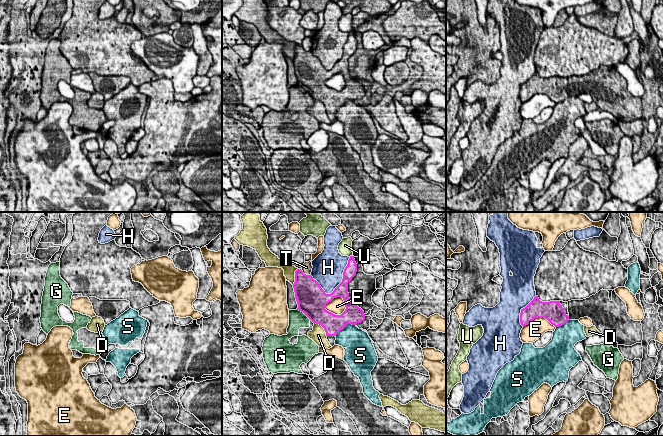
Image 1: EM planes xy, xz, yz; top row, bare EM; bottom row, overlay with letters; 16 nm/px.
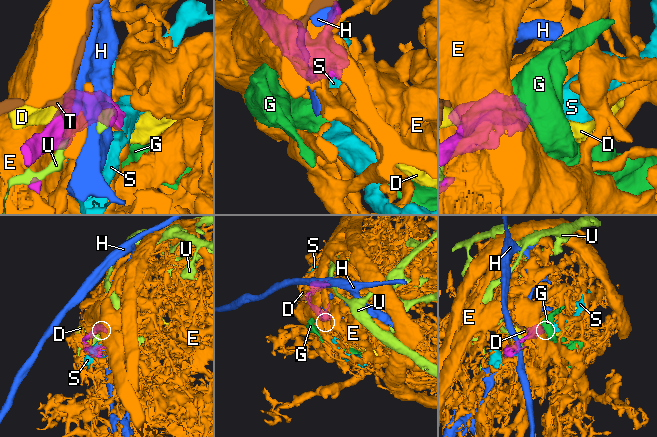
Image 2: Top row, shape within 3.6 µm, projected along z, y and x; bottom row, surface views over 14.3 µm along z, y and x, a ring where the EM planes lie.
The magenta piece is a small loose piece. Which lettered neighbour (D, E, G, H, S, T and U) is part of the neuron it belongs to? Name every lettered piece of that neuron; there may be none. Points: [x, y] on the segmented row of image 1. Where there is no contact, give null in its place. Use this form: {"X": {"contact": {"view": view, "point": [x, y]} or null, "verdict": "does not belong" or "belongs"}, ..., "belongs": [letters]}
{"D": {"contact": {"view": "xz", "point": [323, 327]}, "verdict": "does not belong"}, "E": {"contact": {"view": "xz", "point": [334, 314]}, "verdict": "does not belong"}, "G": {"contact": {"view": "xz", "point": [304, 313]}, "verdict": "does not belong"}, "H": {"contact": {"view": "xz", "point": [343, 277]}, "verdict": "does not belong"}, "S": {"contact": {"view": "xz", "point": [344, 327]}, "verdict": "does not belong"}, "T": {"contact": {"view": "xz", "point": [305, 274]}, "verdict": "does not belong"}, "U": {"contact": {"view": "xz", "point": [350, 256]}, "verdict": "does not belong"}, "belongs": []}

